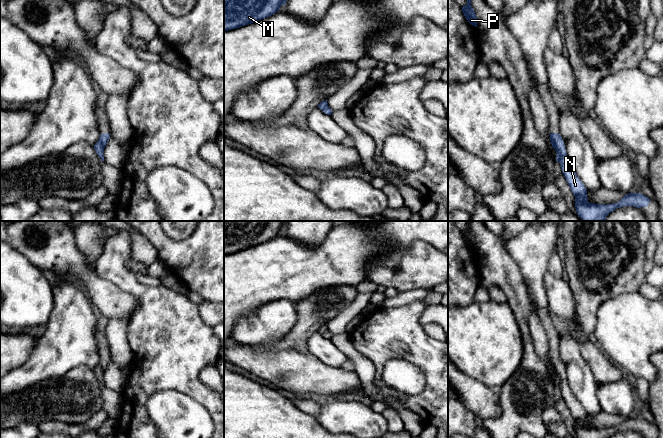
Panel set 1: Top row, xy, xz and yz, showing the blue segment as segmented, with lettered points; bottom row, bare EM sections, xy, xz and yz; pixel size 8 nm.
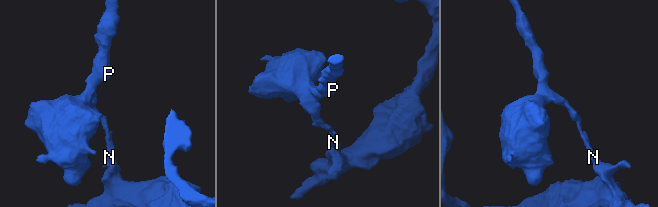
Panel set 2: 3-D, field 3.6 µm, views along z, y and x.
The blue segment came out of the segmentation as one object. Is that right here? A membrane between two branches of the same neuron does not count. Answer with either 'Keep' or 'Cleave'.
Cleave

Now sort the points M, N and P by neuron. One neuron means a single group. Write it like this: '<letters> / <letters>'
M P / N

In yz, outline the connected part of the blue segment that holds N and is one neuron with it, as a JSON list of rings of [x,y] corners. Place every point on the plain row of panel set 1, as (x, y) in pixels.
[[[565,369],[558,372],[560,379],[560,390],[562,397],[575,420],[575,433],[577,438],[609,438],[615,433],[625,430],[633,430],[636,432],[647,431],[650,423],[641,417],[626,418],[619,426],[613,428],[594,428],[589,427],[587,422],[587,413],[581,406],[577,398],[572,393]]]

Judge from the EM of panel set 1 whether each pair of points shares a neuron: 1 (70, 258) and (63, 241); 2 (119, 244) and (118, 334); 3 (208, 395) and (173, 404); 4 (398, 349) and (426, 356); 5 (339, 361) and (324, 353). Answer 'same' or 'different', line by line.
1: same
2: different
3: different
4: same
5: same

